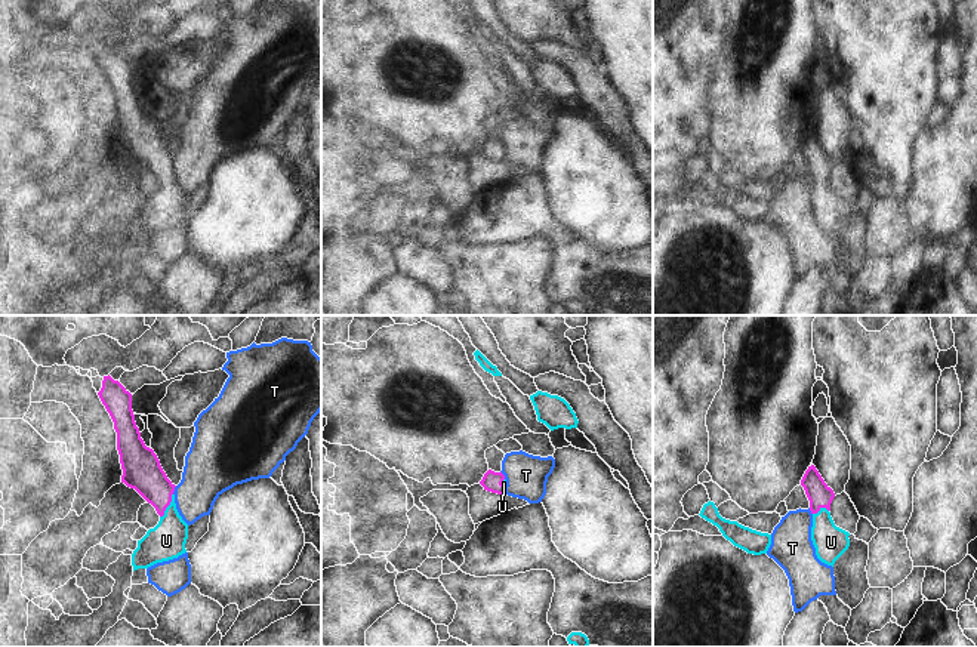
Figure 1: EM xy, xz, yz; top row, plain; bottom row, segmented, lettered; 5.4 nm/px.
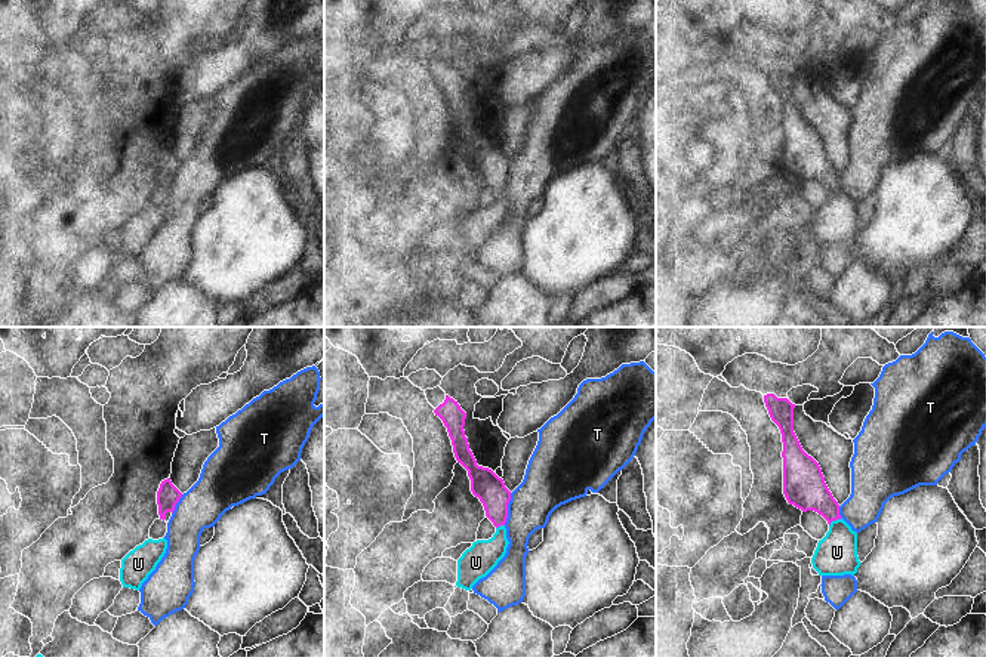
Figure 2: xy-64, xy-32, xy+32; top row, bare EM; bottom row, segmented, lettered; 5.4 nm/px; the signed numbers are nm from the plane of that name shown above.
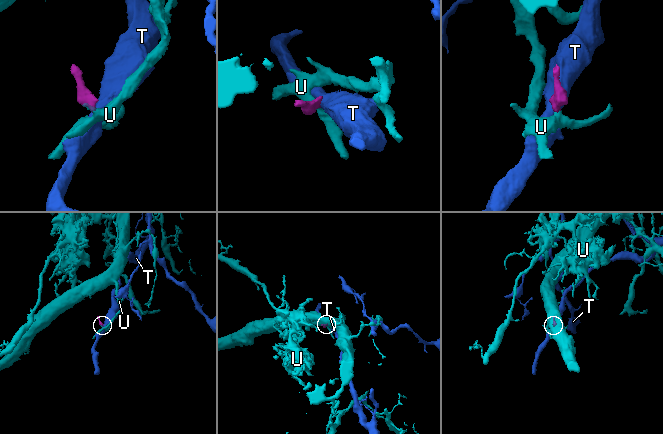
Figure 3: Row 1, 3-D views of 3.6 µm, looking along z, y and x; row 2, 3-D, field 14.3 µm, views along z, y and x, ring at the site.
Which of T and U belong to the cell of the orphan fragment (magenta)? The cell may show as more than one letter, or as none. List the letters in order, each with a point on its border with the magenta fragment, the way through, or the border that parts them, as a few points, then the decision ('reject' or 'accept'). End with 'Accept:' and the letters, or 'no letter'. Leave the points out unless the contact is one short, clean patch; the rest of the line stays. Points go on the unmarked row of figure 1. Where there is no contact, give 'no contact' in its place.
T: xy (173, 159) | along xy (176, 154), (172, 162) | reject
U: xy (169, 172) | across xy (141, 136), (169, 172), (169, 205), (166, 209) | accept
Accept: U

